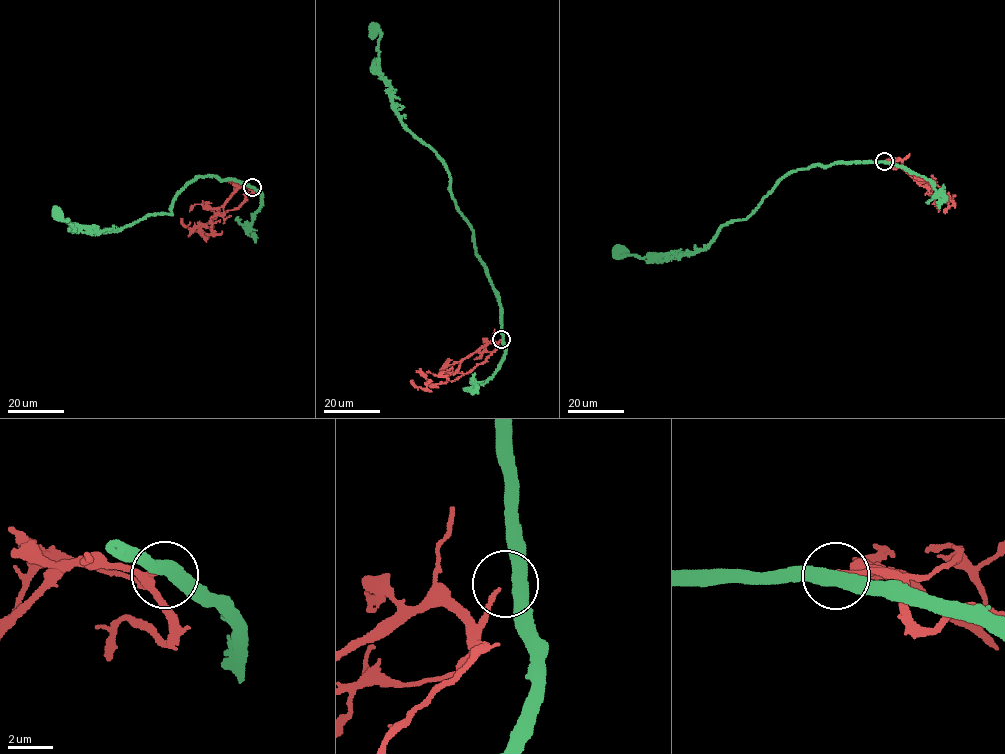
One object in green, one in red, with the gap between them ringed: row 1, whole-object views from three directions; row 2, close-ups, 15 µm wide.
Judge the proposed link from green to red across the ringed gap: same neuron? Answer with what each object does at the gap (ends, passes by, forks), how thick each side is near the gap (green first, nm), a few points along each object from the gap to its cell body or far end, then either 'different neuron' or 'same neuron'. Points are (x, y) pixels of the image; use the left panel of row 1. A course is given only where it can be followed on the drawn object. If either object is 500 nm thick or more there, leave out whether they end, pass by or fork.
calibres 500 and 180 nm; course green (253, 188), (196, 177), (180, 189), (170, 214), (149, 214), (114, 231), (76, 226), (58, 220), (57, 213); course red (252, 187), (253, 196), (247, 193), (238, 207), (215, 216), (212, 228), (189, 229), (181, 218); different neuron

